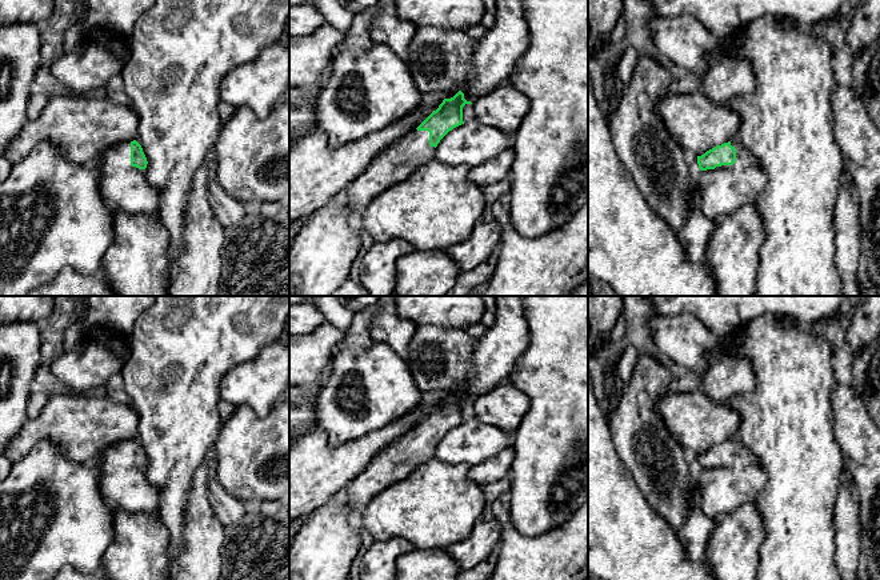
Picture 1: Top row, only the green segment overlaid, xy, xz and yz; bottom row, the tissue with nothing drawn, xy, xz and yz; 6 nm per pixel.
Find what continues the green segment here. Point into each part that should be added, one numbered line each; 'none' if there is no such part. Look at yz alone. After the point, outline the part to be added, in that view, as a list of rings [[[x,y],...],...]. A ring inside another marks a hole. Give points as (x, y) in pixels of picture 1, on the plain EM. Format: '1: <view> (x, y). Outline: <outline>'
1: yz (732, 551). Outline: [[[739,436],[731,439],[731,444],[736,447],[736,460],[732,464],[721,464],[715,468],[700,469],[695,475],[700,508],[705,516],[715,520],[715,527],[705,548],[705,561],[713,580],[756,580],[760,561],[759,552],[765,539],[765,525],[756,505],[756,497],[767,484],[767,475],[756,455]]]

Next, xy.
1: xy (139, 551). Outline: [[[123,440],[103,451],[99,464],[100,492],[112,507],[113,540],[103,557],[101,571],[108,580],[168,580],[169,532],[159,519],[159,491],[131,464],[131,440]]]

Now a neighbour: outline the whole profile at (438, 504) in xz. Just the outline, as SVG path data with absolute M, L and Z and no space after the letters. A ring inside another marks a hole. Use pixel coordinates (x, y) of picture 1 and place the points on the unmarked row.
M433 457L409 476L376 495L361 511L361 528L375 540L405 537L416 549L447 549L465 540L481 521L484 493L481 485L468 477L469 467L451 465Z

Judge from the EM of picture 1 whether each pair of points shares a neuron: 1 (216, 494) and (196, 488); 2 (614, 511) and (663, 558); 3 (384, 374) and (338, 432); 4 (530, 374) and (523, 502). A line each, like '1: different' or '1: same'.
1: different
2: same
3: same
4: same

